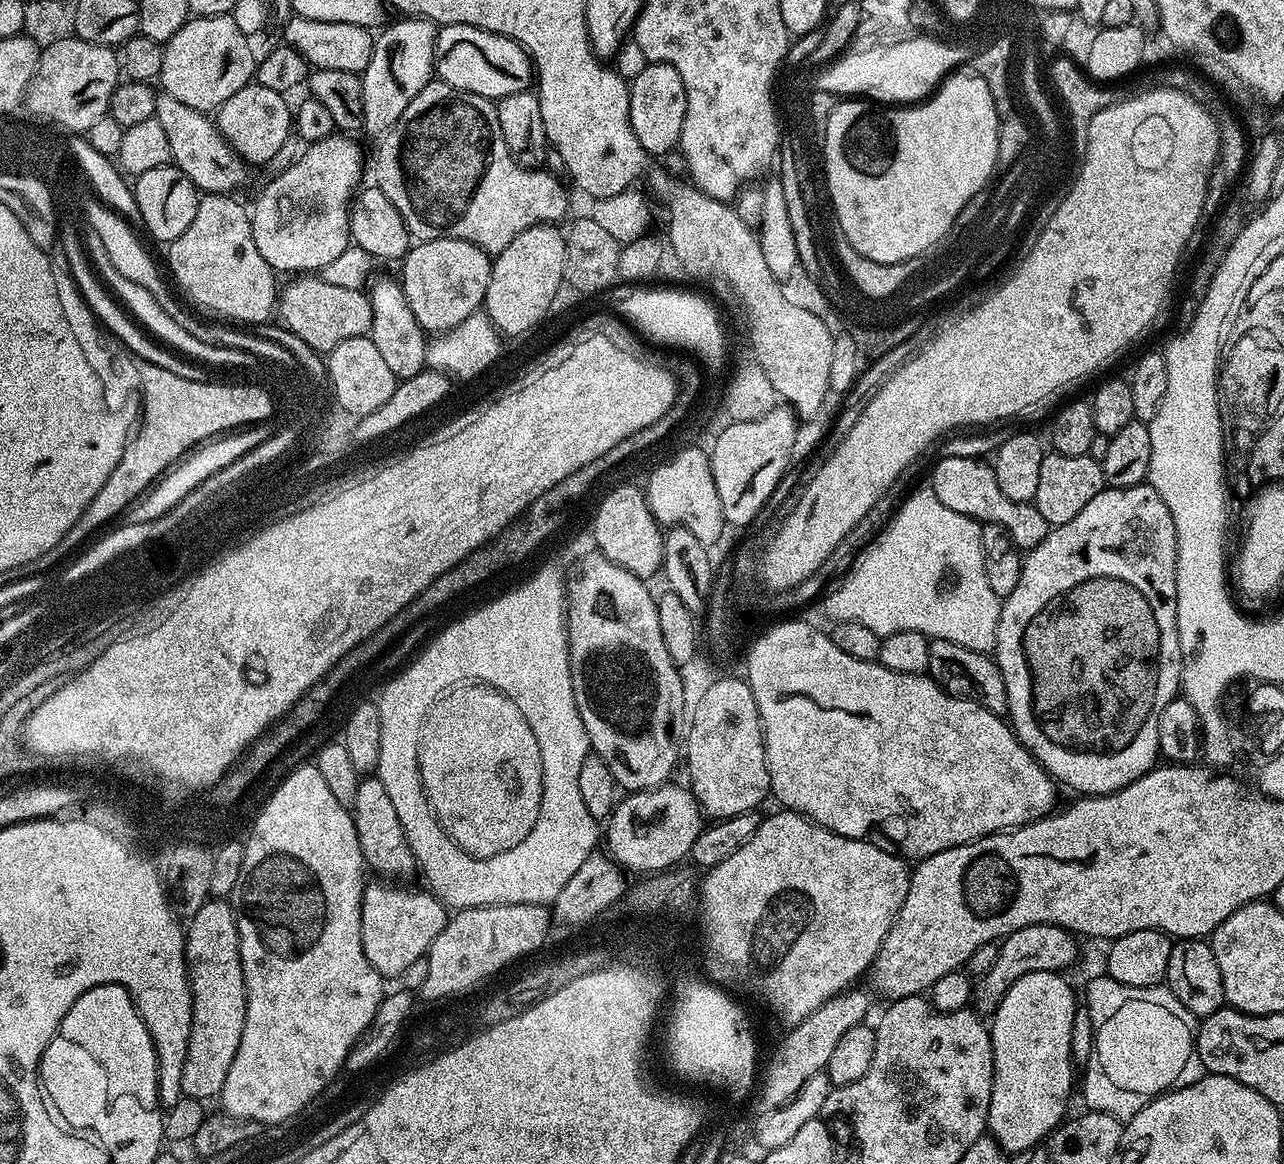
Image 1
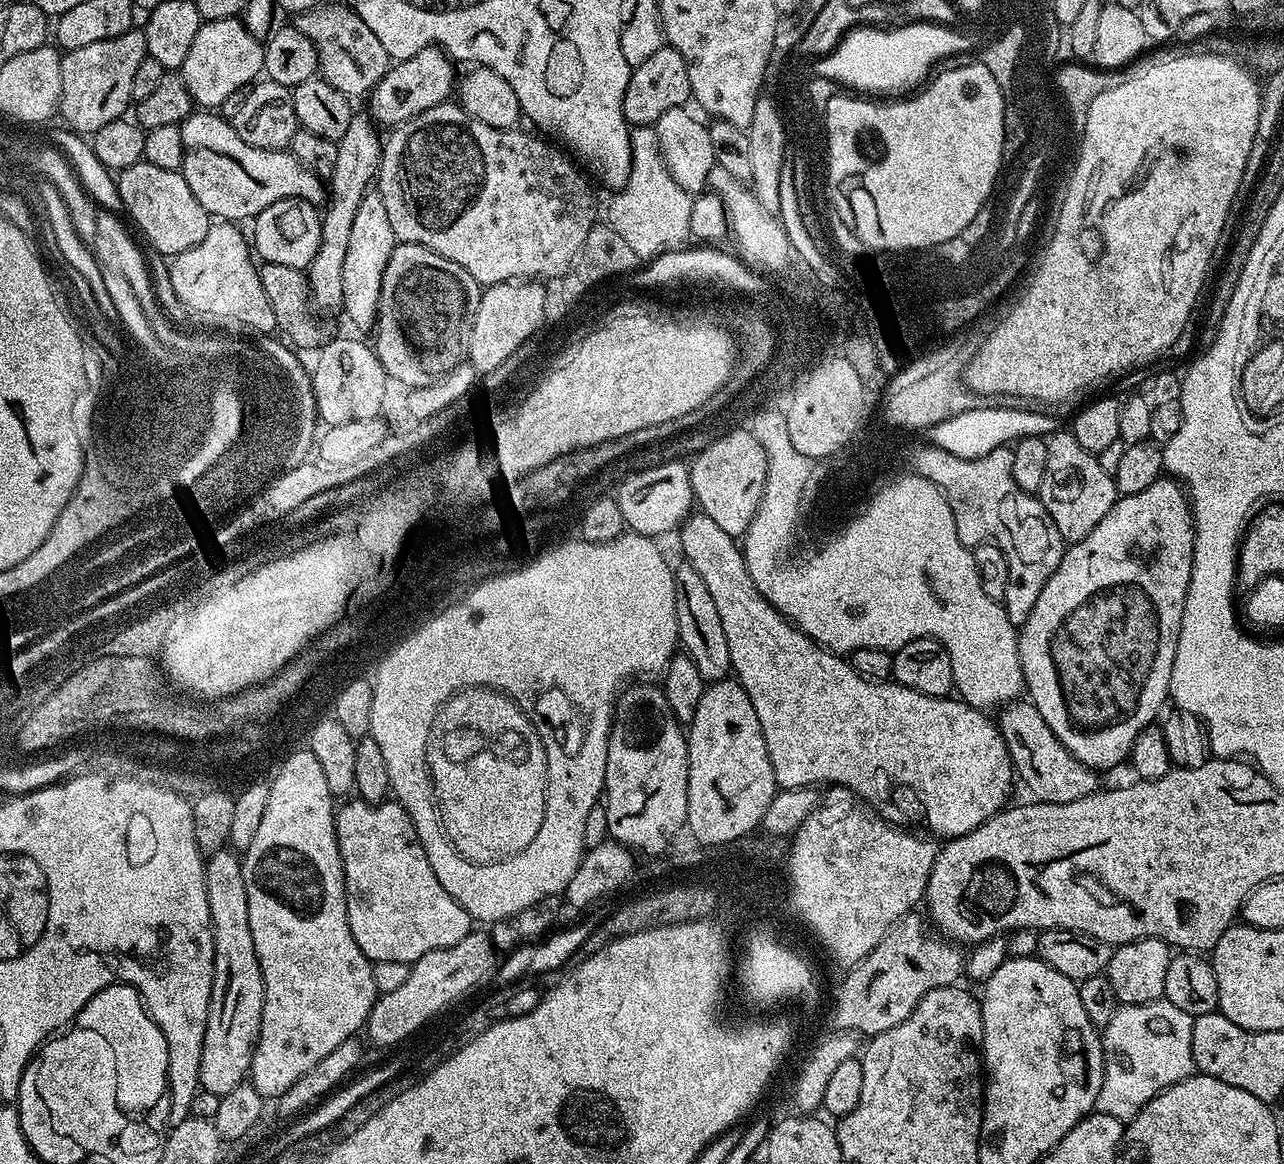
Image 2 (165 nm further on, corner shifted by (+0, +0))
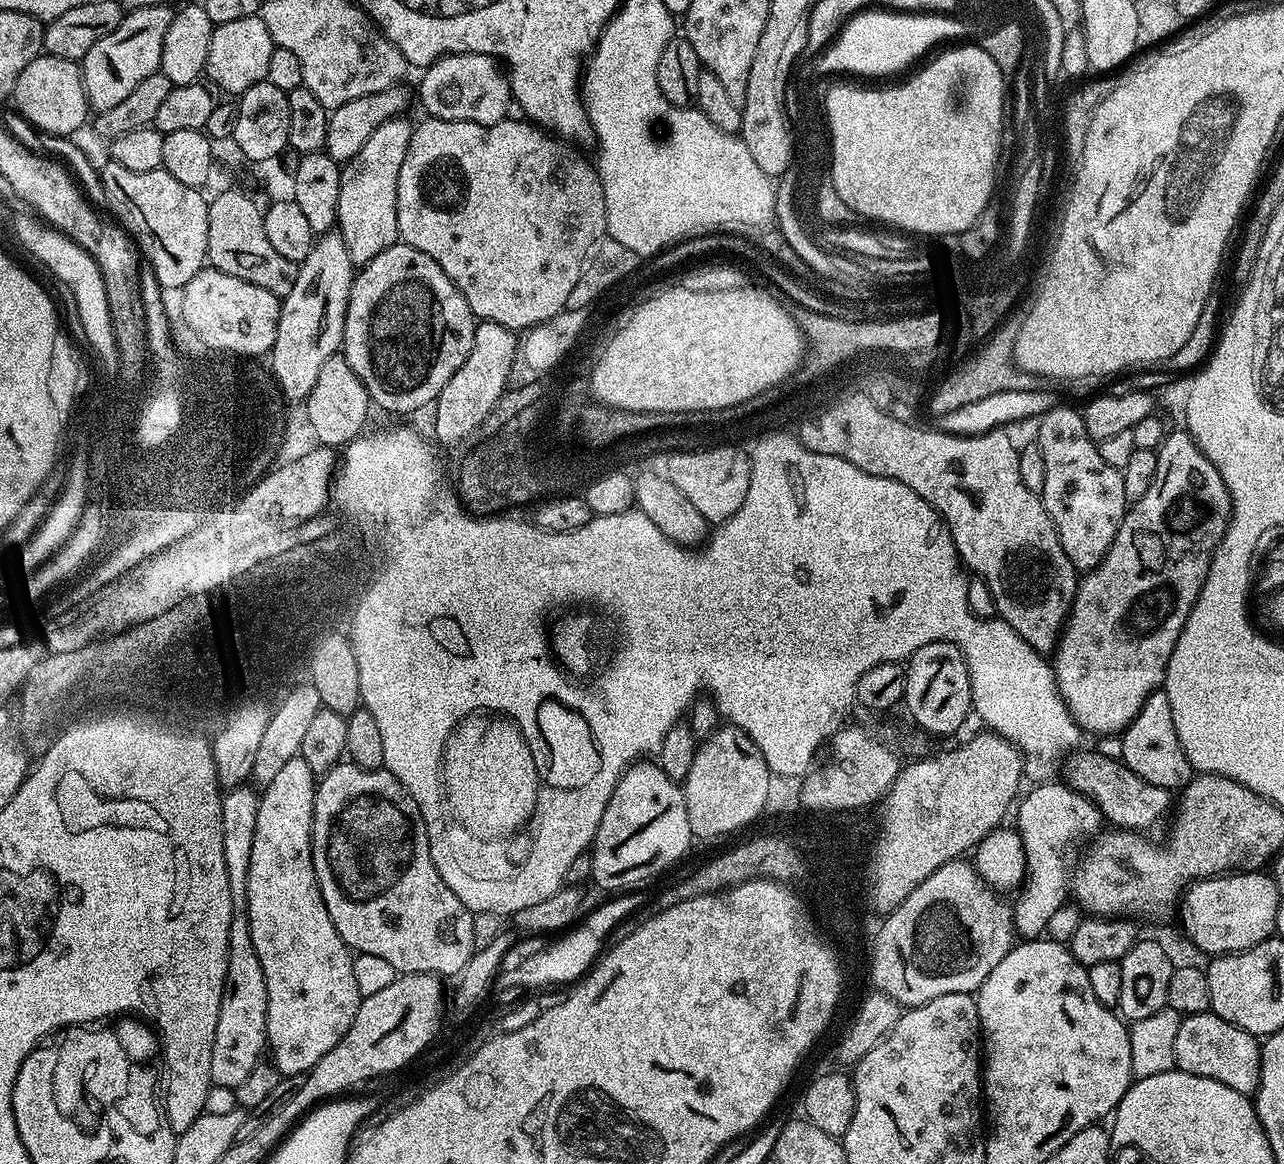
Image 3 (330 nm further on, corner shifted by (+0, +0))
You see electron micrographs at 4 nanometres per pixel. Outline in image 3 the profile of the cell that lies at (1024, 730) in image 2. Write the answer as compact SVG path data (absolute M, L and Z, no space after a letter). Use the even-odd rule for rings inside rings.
M1076 750L1071 753L1063 761L1062 764L1062 780L1068 787L1074 789L1075 792L1081 792L1083 796L1092 799L1100 810L1100 815L1105 821L1108 820L1109 825L1115 826L1120 830L1129 830L1131 832L1147 833L1147 828L1152 828L1164 815L1168 812L1168 807L1173 807L1174 796L1171 791L1162 786L1154 786L1150 782L1146 782L1146 778L1138 778L1138 774L1134 774L1134 770L1130 770L1124 765L1123 759L1112 756L1099 756L1096 752L1084 752L1085 750Z

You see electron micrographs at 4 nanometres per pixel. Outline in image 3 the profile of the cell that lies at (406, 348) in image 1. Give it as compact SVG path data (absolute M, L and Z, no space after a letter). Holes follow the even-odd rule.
M403 115L382 122L370 138L366 138L362 150L354 154L340 170L340 189L338 190L338 210L336 222L340 237L350 250L353 265L363 266L369 260L378 258L382 250L400 240L398 230L398 173L406 159L410 147L413 121L404 120Z

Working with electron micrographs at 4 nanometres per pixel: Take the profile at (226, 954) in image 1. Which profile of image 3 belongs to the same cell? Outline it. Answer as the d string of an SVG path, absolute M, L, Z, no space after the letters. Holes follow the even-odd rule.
M247 783L236 788L227 789L222 795L222 856L226 858L226 876L230 878L230 894L232 895L232 922L228 939L228 969L222 1002L218 1010L218 1030L214 1034L214 1054L210 1058L210 1074L212 1083L227 1088L236 1088L246 1079L250 1070L261 1063L266 1052L268 1031L266 1030L266 978L262 974L262 962L258 962L258 954L254 950L254 938L248 925L248 871L250 870L250 850L254 850L254 830L258 827L258 806L260 792Z

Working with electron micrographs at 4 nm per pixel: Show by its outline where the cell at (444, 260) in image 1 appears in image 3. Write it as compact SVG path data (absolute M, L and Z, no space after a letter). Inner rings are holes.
M397 242L391 244L378 258L369 260L353 275L350 298L344 323L344 361L358 374L366 386L369 401L388 412L416 412L433 403L442 386L454 378L458 366L466 362L472 349L477 319L472 315L466 298L446 278L442 266L422 250Z

